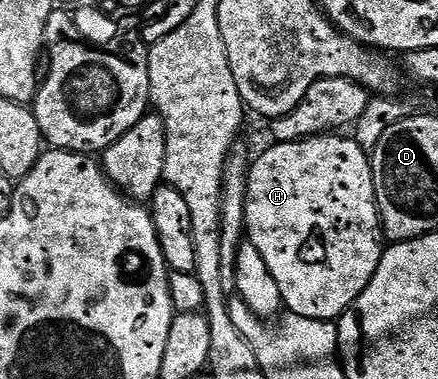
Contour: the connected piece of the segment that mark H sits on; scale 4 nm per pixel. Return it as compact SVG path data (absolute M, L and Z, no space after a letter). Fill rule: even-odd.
M335 136L306 137L297 142L275 142L258 159L252 161L251 170L247 173L247 199L245 200L245 224L247 225L245 234L261 252L265 259L265 264L269 267L269 272L273 272L273 280L277 280L277 288L281 288L284 307L290 313L302 318L312 318L329 322L342 318L343 313L365 292L369 280L373 280L373 272L377 272L377 264L381 260L385 249L385 238L381 233L379 224L379 209L375 206L375 185L371 175L371 159L355 142L354 137L331 138Z

